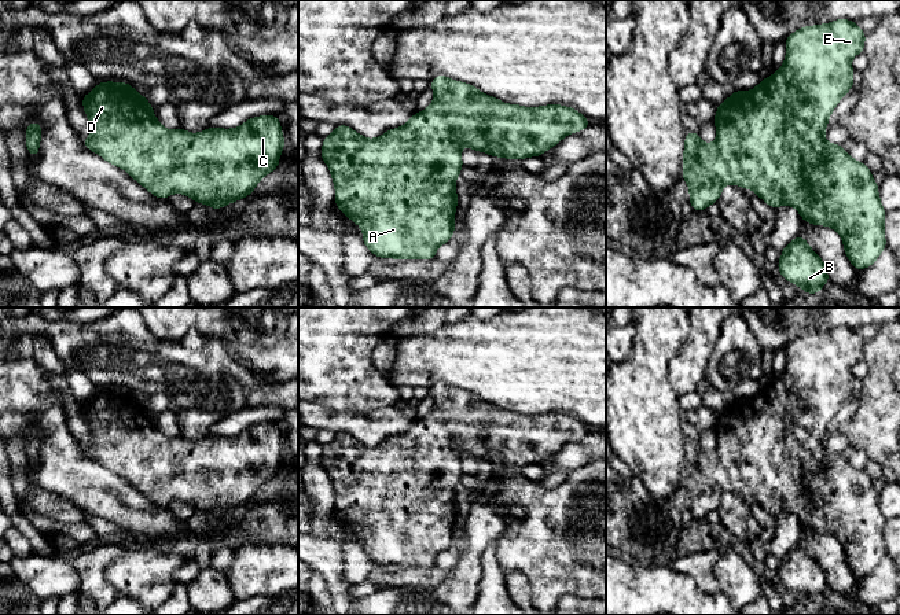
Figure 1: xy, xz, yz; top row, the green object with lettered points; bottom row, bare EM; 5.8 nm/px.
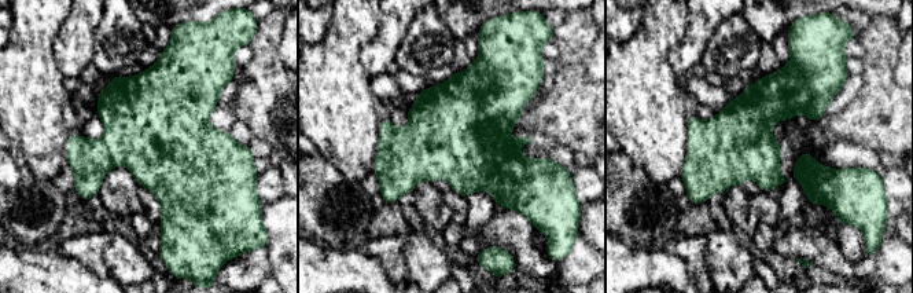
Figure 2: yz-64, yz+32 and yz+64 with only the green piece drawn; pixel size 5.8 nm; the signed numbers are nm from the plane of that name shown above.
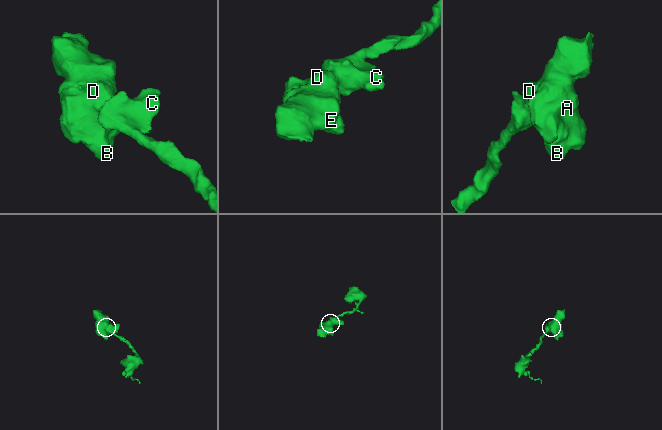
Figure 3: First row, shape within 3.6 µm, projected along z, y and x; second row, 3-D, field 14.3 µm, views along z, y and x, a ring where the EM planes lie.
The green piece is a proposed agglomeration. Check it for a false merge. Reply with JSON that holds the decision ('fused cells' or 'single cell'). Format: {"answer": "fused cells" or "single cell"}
{"answer": "single cell"}

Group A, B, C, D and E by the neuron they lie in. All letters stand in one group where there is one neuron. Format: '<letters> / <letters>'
A B C D E

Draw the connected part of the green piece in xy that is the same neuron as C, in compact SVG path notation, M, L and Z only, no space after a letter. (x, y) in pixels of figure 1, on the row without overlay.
M98 390L93 399L81 404L92 442L81 446L91 459L109 471L125 476L158 507L180 500L213 518L254 500L258 489L279 474L286 448L278 423L247 427L235 437L207 435L188 441L181 434L170 439L155 426L148 408L126 390Z

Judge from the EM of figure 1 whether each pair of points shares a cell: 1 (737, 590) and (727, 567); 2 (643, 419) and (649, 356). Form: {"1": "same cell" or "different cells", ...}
{"1": "same cell", "2": "same cell"}

